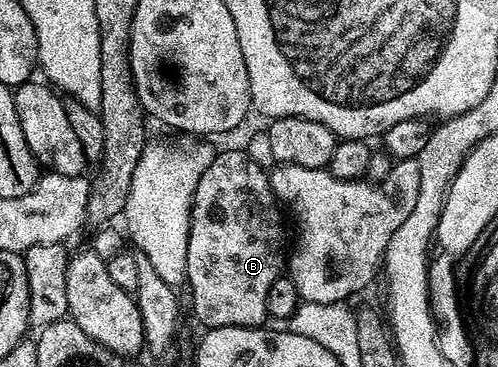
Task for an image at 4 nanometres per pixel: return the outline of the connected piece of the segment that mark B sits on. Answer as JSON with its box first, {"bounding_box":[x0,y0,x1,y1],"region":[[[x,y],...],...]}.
{"bounding_box":[186,151,288,329],"region":[[[219,151],[204,170],[194,191],[194,204],[190,207],[186,280],[194,299],[194,316],[206,324],[207,329],[256,328],[267,323],[268,290],[272,290],[272,282],[283,275],[288,260],[287,253],[282,253],[286,236],[282,233],[281,211],[283,209],[270,188],[267,169],[256,166],[245,151]]]}

